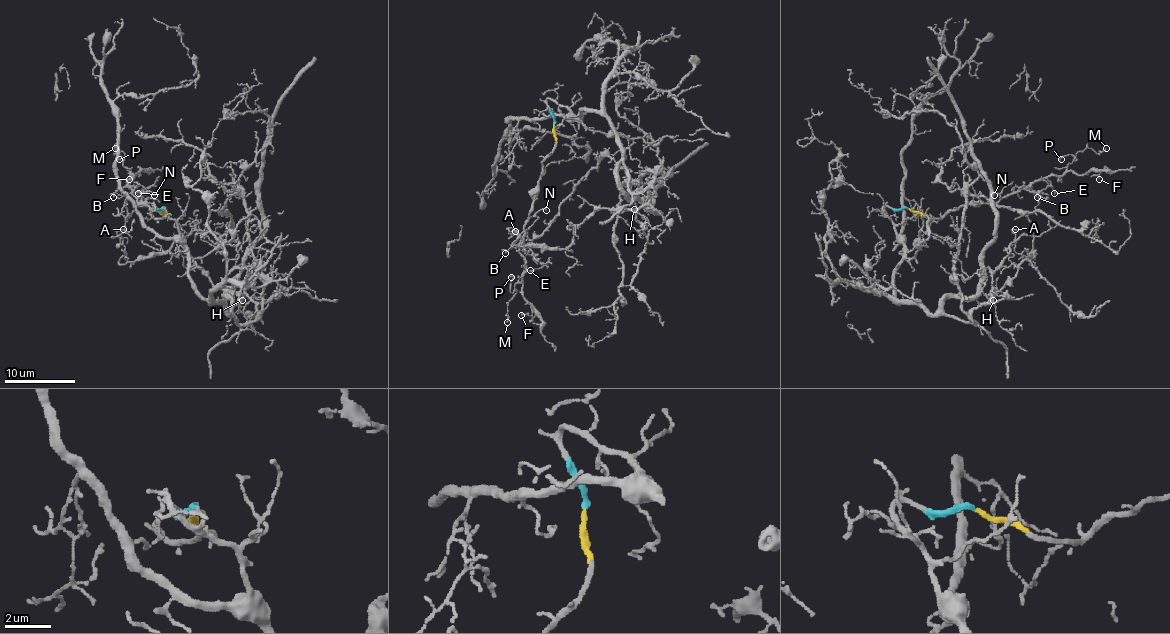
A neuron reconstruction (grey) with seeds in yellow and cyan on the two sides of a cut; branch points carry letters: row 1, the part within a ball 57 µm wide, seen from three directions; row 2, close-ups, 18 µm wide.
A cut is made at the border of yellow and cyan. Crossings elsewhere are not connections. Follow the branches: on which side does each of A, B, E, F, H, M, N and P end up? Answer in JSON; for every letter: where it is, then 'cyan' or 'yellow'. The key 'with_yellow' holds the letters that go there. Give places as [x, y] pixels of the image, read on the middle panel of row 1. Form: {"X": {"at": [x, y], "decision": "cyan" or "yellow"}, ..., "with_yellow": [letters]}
{"A": {"at": [515, 231], "decision": "cyan"}, "B": {"at": [505, 253], "decision": "yellow"}, "E": {"at": [530, 270], "decision": "yellow"}, "F": {"at": [521, 315], "decision": "yellow"}, "H": {"at": [634, 209], "decision": "cyan"}, "M": {"at": [507, 322], "decision": "yellow"}, "N": {"at": [546, 210], "decision": "yellow"}, "P": {"at": [511, 277], "decision": "yellow"}, "with_yellow": ["B", "E", "F", "M", "N", "P"]}

